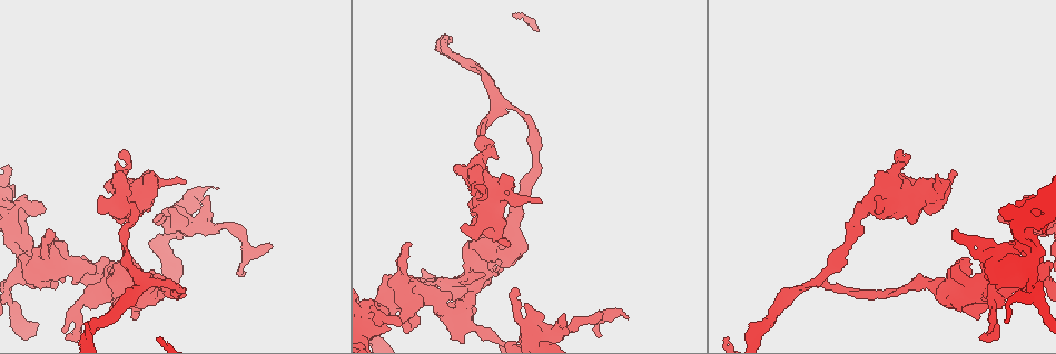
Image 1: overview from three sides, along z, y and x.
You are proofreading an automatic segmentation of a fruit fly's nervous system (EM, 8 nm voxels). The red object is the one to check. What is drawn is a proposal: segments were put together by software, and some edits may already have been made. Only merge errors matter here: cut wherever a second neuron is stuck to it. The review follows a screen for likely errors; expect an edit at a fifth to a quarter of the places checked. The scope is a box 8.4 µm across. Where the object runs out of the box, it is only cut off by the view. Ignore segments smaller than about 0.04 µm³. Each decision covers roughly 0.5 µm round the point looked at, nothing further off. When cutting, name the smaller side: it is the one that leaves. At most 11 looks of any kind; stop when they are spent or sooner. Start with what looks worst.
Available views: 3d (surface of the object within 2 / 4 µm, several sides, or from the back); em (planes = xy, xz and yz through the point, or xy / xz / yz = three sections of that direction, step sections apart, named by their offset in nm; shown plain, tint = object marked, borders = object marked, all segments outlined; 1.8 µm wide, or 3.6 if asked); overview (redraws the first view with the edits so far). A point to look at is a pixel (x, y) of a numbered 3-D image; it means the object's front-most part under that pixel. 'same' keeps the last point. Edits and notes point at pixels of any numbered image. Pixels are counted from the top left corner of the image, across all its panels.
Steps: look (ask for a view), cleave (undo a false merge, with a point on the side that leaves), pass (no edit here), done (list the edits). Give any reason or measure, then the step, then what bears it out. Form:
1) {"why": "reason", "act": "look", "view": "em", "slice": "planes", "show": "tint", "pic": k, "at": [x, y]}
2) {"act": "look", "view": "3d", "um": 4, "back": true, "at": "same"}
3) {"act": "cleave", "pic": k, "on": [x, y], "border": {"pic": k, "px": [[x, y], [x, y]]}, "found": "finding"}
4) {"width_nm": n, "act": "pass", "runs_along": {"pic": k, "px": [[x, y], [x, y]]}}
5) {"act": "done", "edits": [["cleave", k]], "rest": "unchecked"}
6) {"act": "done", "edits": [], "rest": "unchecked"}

{"why": "three arms meet", "act": "look", "view": "em", "slice": "planes", "show": "tint", "pic": 1, "at": [151, 283]}

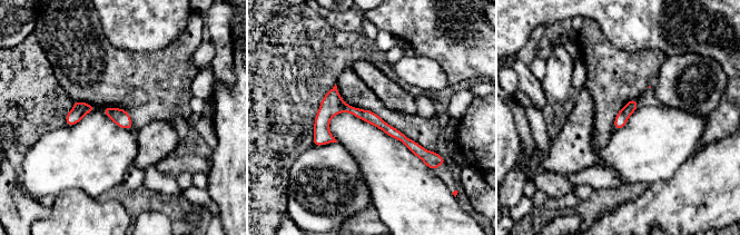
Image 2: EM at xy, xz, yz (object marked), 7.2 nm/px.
{"act": "pass", "runs_along": {"pic": 2, "px": [[326, 98], [375, 119], [426, 155]]}, "found": "all the same neuron"}

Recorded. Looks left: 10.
{"why": "a fork", "act": "look", "view": "3d", "um": 4, "pic": 1, "at": [1029, 267]}

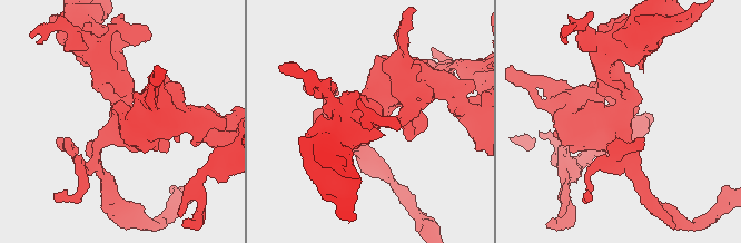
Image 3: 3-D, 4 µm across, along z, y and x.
{"act": "look", "view": "em", "um": 3.6, "slice": "planes", "show": "borders", "pic": 3, "at": [616, 121]}

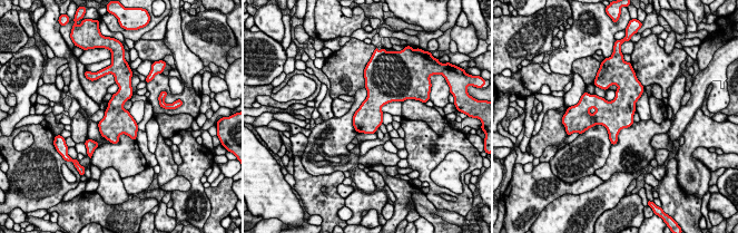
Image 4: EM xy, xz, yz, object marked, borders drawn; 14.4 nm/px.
{"act": "pass", "found": "continuous, no second neuron"}

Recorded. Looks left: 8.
{"act": "look", "view": "em", "um": 3.6, "slice": "planes", "show": "borders", "pic": 1, "at": [964, 293]}

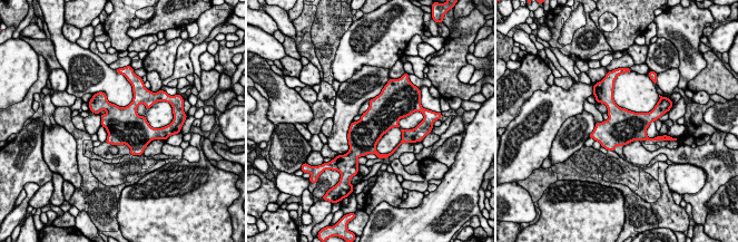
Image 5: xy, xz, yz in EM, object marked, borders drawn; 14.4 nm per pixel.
{"act": "pass", "found": "all the same neuron"}

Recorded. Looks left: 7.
{"why": "sudden change in width", "act": "look", "view": "em", "um": 3.6, "slice": "planes", "show": "tint", "pic": 1, "at": [497, 214]}

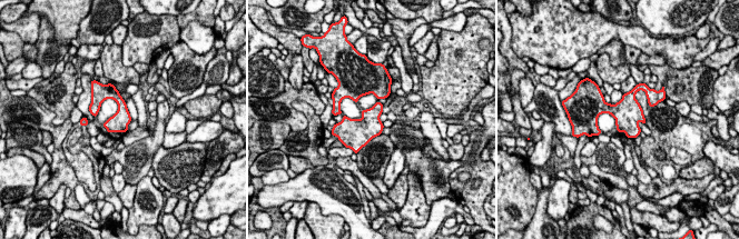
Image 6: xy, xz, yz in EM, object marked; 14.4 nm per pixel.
{"act": "pass", "found": "continuous, no second neuron"}

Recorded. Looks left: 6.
{"act": "done", "edits": [], "rest": "unchecked"}

